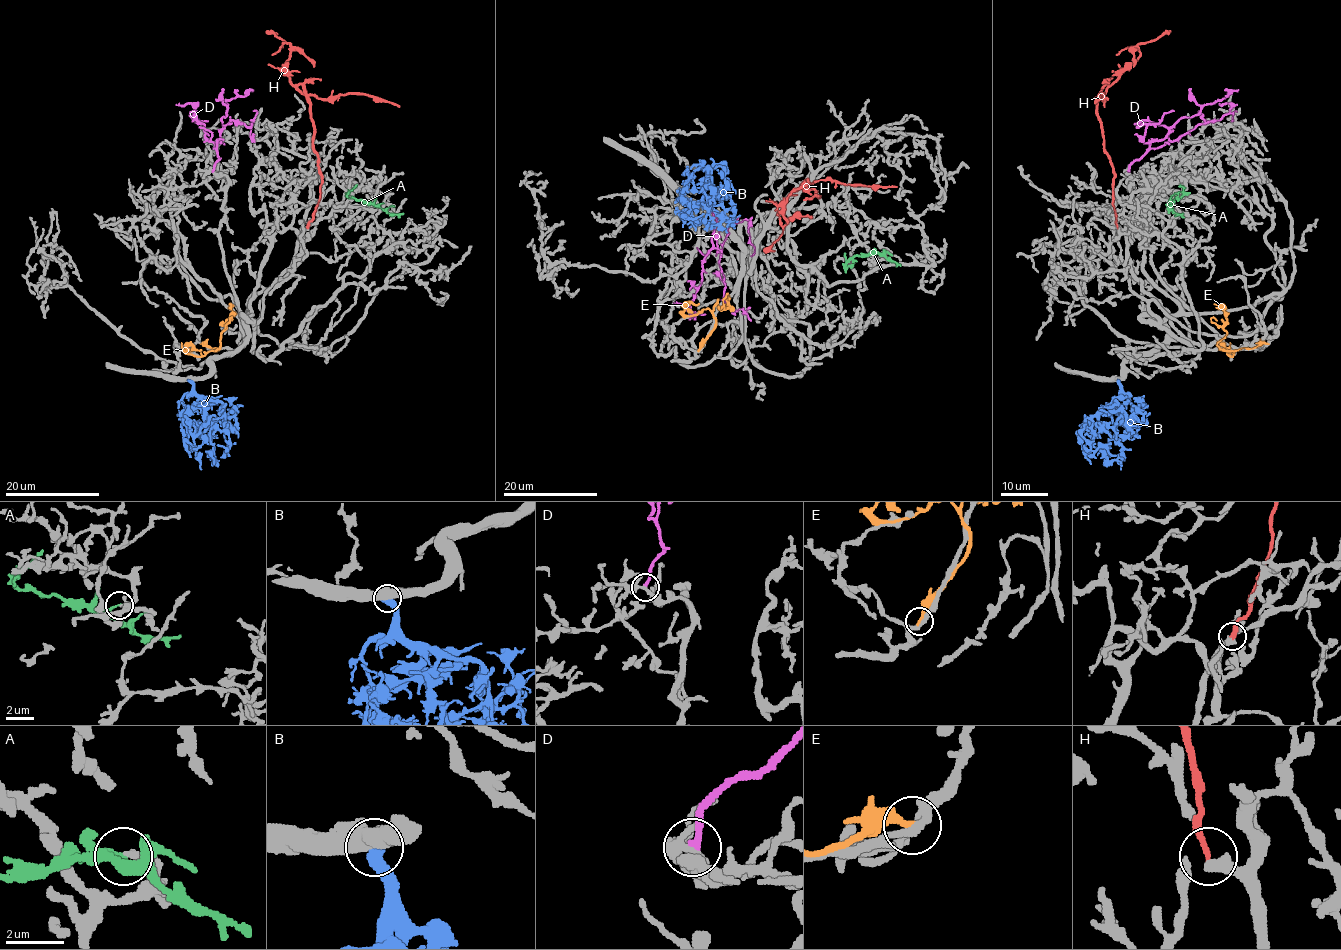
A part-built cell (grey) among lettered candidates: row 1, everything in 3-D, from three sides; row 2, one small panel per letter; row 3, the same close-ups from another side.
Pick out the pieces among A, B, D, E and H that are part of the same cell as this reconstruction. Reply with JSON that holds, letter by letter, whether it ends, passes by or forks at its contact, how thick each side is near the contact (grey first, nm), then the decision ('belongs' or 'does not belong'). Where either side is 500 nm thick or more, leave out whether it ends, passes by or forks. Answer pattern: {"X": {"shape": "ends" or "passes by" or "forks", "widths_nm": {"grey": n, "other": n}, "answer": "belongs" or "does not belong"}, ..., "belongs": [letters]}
{"A": {"shape": "ends", "widths_nm": {"grey": 280, "other": 240}, "answer": "belongs"}, "B": {"widths_nm": {"grey": 600, "other": 550}, "answer": "does not belong"}, "D": {"shape": "ends", "widths_nm": {"grey": 200, "other": 240}, "answer": "does not belong"}, "E": {"shape": "ends", "widths_nm": {"grey": 280, "other": 280}, "answer": "does not belong"}, "H": {"shape": "ends", "widths_nm": {"grey": 360, "other": 240}, "answer": "does not belong"}, "belongs": ["A"]}

